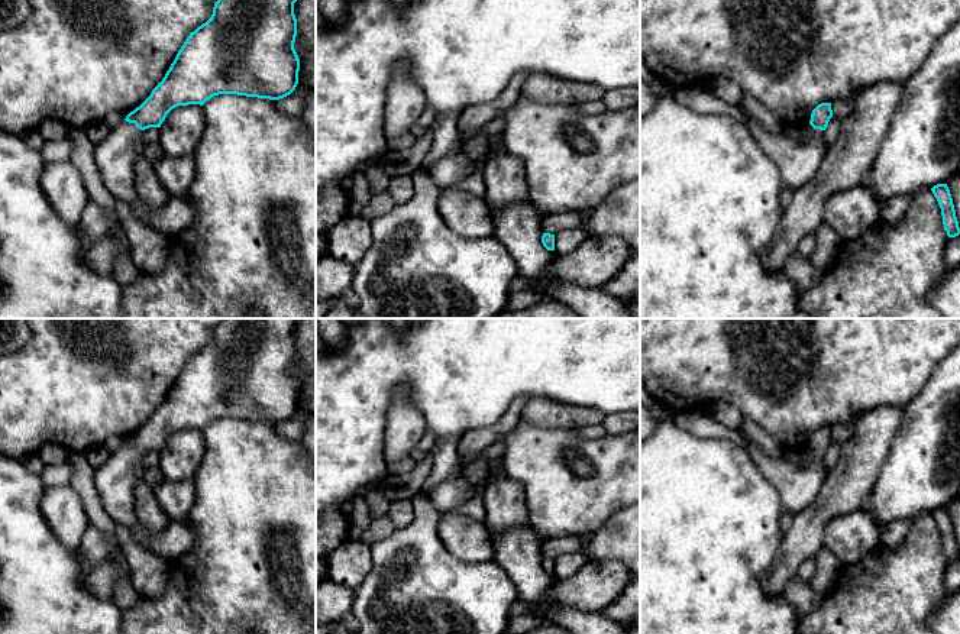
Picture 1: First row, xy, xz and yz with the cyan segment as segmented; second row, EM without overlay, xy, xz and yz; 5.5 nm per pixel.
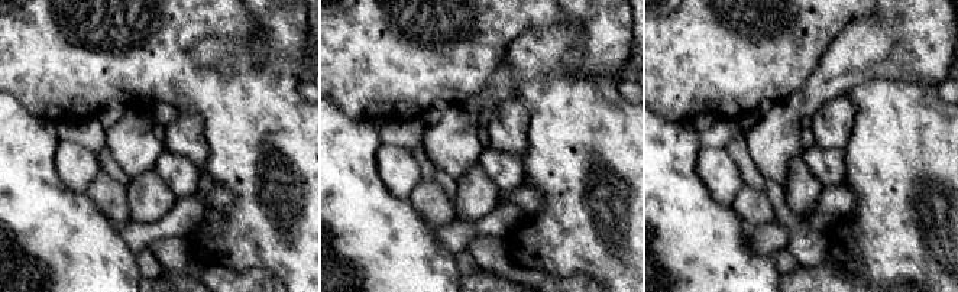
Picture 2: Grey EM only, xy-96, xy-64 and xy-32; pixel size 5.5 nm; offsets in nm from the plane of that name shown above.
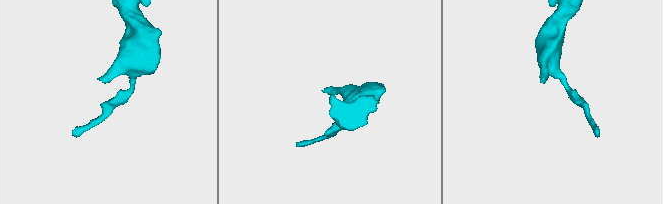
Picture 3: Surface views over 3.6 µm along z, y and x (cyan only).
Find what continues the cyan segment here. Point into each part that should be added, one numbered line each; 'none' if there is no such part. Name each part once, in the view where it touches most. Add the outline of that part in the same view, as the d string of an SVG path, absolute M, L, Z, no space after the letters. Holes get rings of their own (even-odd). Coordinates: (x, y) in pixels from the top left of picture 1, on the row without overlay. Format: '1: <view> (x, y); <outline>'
1: xy (116, 481); M123 444L111 452L104 465L96 468L96 489L110 518L127 527L133 541L169 562L193 549L195 534L185 521L171 521L159 534L143 536L135 512L135 491L143 481L145 470L142 455Z

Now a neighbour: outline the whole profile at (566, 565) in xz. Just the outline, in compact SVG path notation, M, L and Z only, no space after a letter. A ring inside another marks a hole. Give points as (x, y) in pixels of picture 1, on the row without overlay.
M572 551L555 559L555 578L568 579L573 576L588 562L585 553Z

